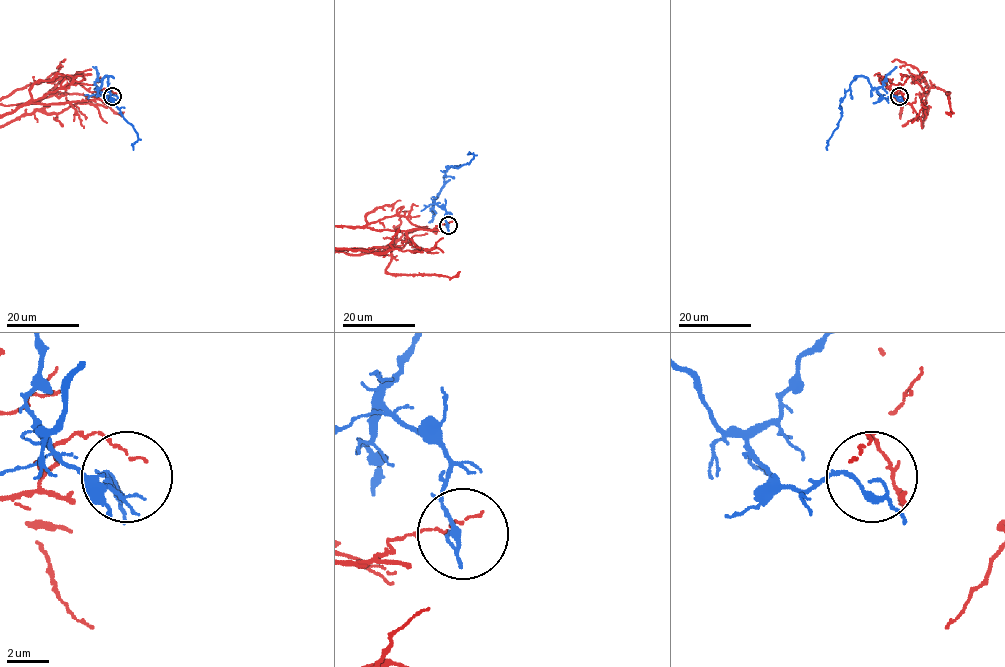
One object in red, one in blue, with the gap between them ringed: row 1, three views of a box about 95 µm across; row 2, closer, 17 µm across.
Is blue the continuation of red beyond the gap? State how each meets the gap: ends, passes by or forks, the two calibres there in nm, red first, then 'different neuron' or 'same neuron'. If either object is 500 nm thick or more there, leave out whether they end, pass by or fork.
red ends | blue forks | 150/220 nm | different neuron

